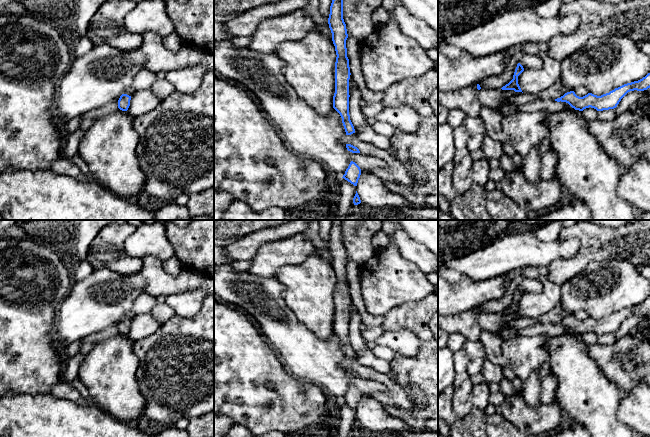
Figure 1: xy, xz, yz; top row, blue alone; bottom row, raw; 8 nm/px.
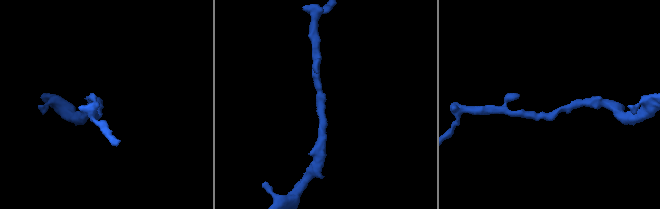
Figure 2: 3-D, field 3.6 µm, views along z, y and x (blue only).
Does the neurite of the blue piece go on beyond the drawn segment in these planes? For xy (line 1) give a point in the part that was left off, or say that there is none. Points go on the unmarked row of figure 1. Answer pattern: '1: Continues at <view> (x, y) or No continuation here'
1: No continuation here

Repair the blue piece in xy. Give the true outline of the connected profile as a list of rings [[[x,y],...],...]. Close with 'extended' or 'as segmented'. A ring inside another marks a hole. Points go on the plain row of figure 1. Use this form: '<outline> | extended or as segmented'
[[[122,318],[118,324],[118,332],[122,335],[127,335],[130,330],[131,320]]] | as segmented

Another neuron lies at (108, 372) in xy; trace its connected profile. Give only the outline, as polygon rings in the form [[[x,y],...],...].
[[[118,333],[95,343],[80,365],[79,378],[97,407],[120,421],[142,425],[146,400],[136,379],[138,365],[139,359],[133,350],[133,341],[127,335]]]

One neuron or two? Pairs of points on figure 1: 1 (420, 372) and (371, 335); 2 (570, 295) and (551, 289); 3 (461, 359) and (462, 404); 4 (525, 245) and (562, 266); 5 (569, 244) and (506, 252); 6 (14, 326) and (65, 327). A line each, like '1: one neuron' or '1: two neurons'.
1: two neurons
2: two neurons
3: one neuron
4: two neurons
5: one neuron
6: two neurons

